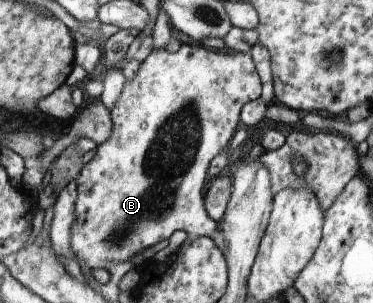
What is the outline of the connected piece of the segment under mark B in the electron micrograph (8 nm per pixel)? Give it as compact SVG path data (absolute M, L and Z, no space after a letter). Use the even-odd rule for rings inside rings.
M202 43L182 44L176 52L168 52L164 48L152 50L148 57L139 64L136 75L132 79L125 80L120 96L109 111L113 123L110 137L104 143L97 145L96 154L88 164L82 164L79 175L76 177L76 217L71 231L72 257L76 261L80 260L86 263L92 271L96 268L108 269L112 264L130 261L132 257L138 255L144 249L148 249L148 247L161 247L174 231L180 231L180 229L187 233L184 244L195 237L208 236L214 240L214 243L224 253L226 244L223 231L217 228L217 222L206 213L204 179L206 179L206 174L209 171L210 162L228 145L228 141L232 139L234 133L241 126L242 108L247 103L260 98L260 95L262 95L262 81L250 52L220 53L220 51L206 47Z

